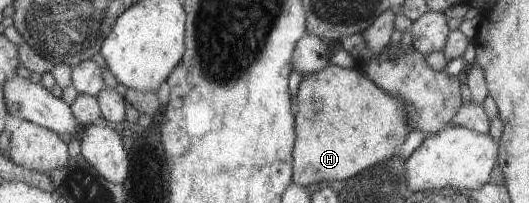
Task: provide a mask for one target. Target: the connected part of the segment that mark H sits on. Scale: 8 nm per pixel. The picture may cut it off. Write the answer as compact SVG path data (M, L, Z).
M330 65L301 77L296 95L296 142L294 143L294 185L306 186L317 181L342 182L356 173L372 167L394 155L394 149L408 137L405 104L386 93L368 77L358 72L357 66L342 69Z

